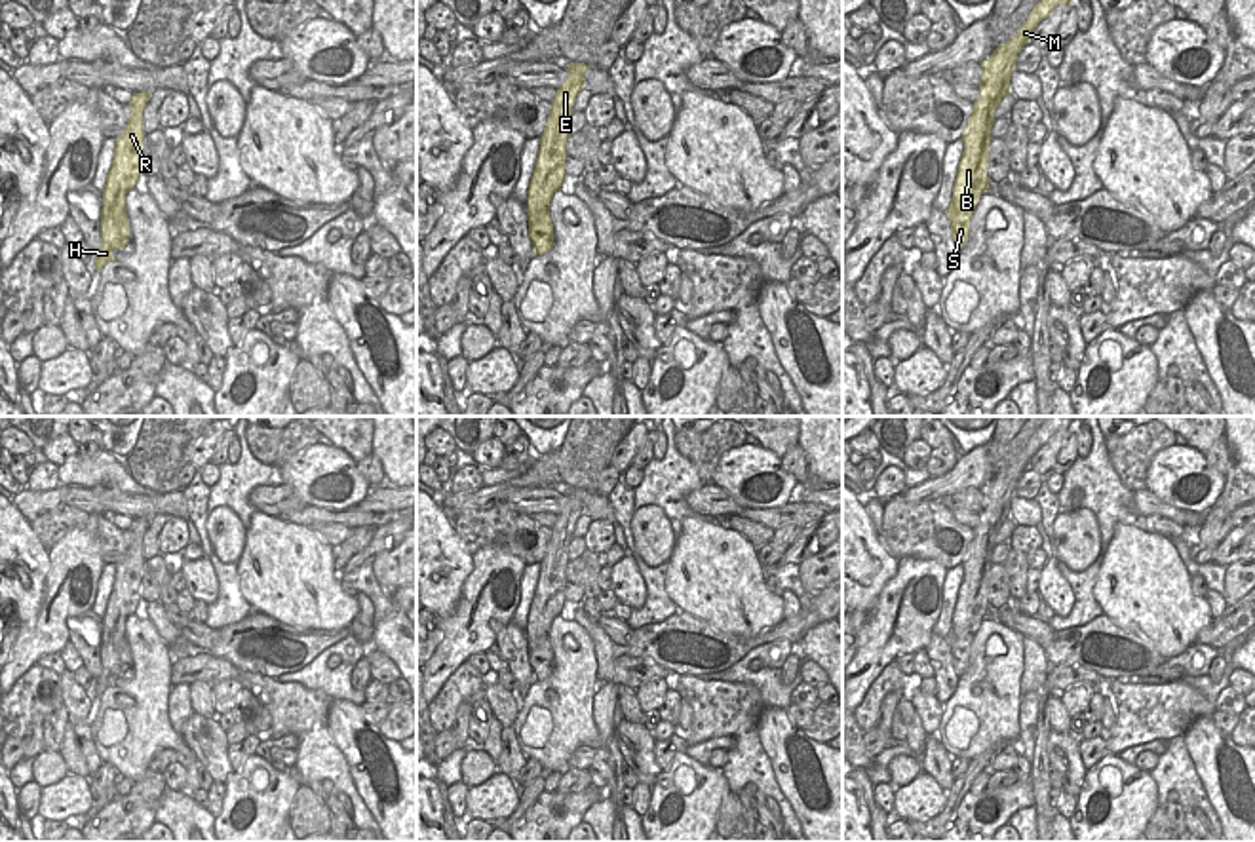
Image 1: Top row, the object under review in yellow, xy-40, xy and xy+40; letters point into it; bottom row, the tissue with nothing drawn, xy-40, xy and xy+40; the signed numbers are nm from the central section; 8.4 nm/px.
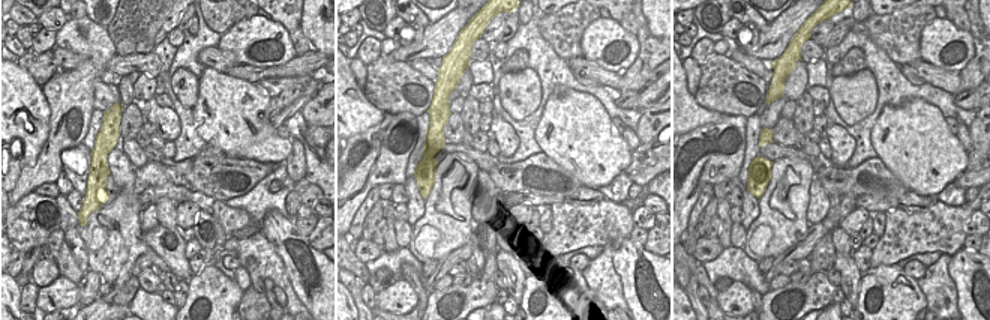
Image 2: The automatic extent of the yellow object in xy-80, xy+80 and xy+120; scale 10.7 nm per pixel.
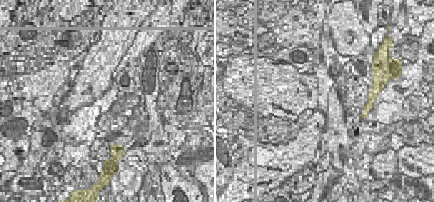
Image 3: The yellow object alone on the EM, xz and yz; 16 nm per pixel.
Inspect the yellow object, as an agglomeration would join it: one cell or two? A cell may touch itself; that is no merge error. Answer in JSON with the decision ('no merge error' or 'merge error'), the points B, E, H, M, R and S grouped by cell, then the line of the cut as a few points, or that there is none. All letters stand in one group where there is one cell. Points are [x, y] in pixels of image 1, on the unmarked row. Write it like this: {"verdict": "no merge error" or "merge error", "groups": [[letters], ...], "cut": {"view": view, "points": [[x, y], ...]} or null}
{"verdict": "merge error", "groups": [["B", "E", "H", "M", "R"], ["S"]], "cut": {"view": "xy", "points": [[546, 635], [533, 650], [535, 668]]}}

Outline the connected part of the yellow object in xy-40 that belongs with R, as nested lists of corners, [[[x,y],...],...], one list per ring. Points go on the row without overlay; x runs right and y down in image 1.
[[[133,519],[131,540],[120,563],[116,563],[114,585],[106,601],[101,635],[101,675],[95,679],[97,698],[110,688],[114,675],[129,669],[129,644],[126,641],[126,620],[135,614],[141,601],[143,580],[143,536],[150,519]]]

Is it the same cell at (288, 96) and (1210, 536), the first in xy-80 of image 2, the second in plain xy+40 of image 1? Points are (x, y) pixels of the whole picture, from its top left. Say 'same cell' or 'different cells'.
same cell

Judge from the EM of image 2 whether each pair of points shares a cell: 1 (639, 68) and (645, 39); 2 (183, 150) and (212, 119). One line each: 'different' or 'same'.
1: same
2: different

